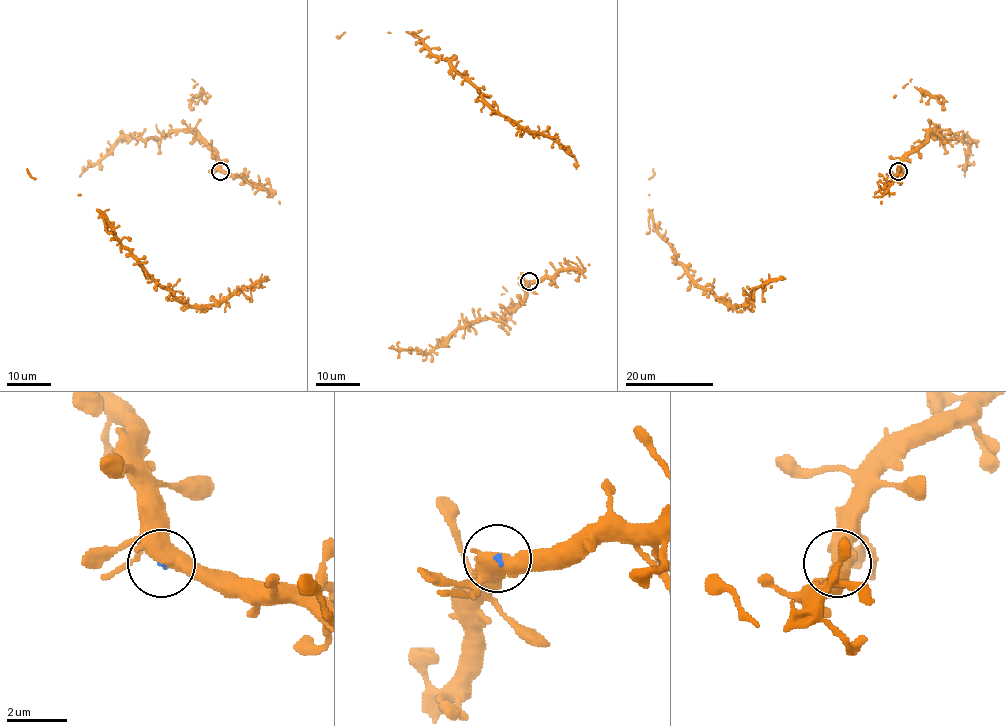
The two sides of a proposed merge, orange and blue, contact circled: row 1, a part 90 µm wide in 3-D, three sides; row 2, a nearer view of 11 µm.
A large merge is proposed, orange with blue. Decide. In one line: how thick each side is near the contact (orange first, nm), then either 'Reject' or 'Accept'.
Thickness 500 nm (orange) against 70 nm. Accept

